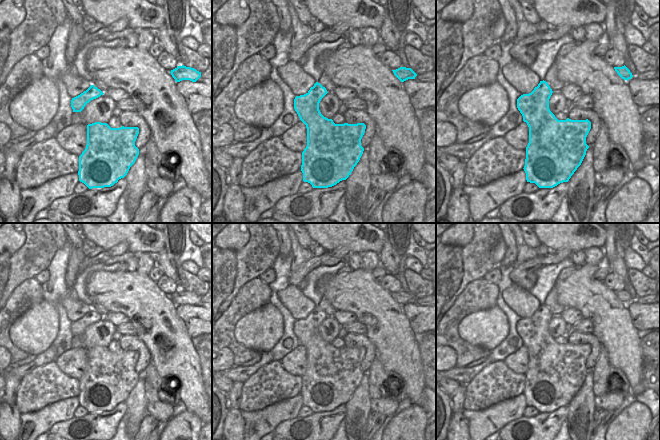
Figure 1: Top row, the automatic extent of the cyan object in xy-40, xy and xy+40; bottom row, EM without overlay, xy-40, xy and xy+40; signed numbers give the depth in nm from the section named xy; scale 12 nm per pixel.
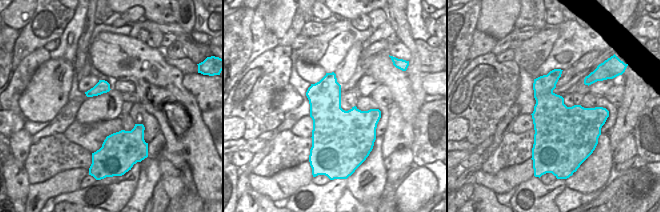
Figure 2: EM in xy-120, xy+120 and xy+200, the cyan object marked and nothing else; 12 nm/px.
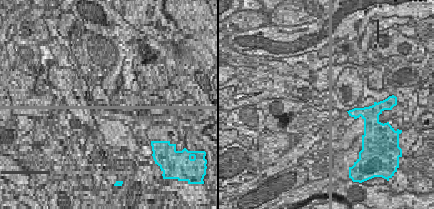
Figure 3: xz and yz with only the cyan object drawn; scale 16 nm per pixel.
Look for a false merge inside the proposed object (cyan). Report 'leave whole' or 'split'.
leave whole

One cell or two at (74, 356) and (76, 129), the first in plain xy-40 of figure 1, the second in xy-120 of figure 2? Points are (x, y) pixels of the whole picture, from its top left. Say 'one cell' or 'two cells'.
one cell

